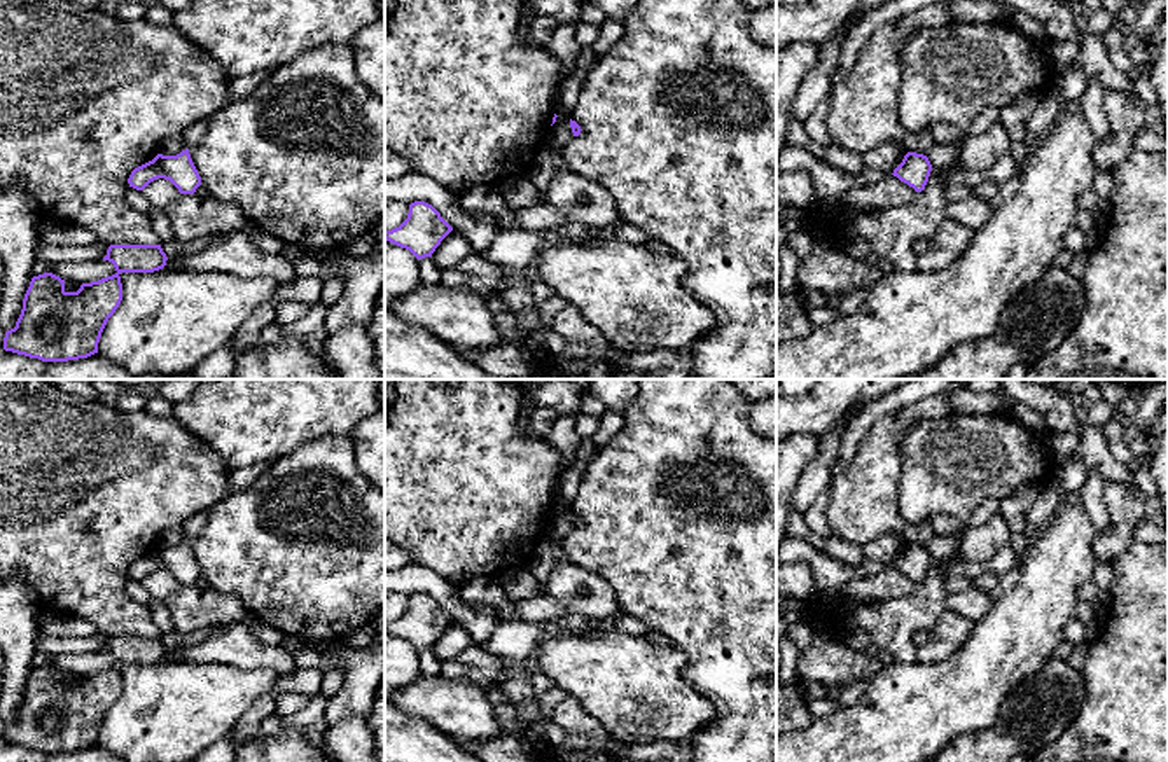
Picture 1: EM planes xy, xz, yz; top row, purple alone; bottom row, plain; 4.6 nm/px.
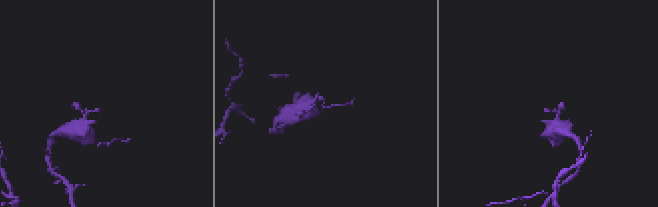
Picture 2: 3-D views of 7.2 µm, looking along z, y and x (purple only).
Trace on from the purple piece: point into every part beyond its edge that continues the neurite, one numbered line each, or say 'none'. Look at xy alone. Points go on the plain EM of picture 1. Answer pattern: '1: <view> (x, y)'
none

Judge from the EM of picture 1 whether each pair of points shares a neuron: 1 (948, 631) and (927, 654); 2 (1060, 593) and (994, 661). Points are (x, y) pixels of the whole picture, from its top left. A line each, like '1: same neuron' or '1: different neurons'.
1: same neuron
2: same neuron

